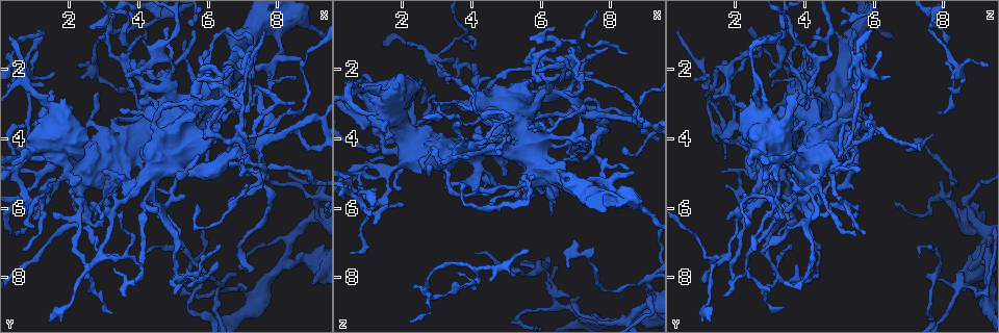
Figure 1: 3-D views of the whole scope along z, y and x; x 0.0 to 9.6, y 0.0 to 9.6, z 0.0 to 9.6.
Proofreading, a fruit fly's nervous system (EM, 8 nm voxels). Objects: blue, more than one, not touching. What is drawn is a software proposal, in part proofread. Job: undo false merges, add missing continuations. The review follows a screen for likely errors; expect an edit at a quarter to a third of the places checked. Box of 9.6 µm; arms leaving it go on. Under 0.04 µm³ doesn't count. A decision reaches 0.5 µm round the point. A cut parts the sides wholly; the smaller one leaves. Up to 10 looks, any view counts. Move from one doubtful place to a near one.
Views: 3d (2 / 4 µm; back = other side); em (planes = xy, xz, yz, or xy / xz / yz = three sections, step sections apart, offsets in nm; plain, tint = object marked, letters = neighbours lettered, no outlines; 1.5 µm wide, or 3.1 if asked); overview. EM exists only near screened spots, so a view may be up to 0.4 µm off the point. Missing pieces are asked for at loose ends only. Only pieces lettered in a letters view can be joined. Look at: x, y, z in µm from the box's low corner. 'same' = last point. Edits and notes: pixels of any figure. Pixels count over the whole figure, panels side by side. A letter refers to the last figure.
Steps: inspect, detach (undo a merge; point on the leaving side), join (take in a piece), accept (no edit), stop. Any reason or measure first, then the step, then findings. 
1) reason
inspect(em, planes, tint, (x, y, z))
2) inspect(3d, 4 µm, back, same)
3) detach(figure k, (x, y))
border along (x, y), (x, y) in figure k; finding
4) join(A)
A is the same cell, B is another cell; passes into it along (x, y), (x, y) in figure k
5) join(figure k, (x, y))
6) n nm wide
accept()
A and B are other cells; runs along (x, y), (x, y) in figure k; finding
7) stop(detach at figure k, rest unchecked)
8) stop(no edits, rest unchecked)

end of a long branch
inspect(3d, 2 µm, (6.70, 3.85, 7.70))

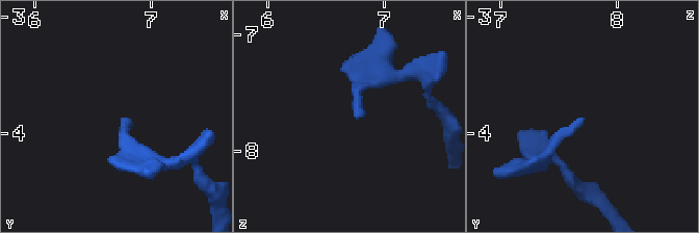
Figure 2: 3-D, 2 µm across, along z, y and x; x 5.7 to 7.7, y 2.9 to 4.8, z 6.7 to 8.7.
need the tissue
inspect(em, planes, tint, (6.74, 3.84, 7.70))

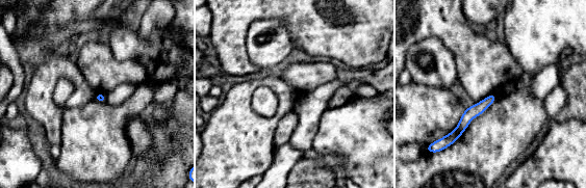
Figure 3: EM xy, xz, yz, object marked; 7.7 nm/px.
inspect(em, planes, letters, same)

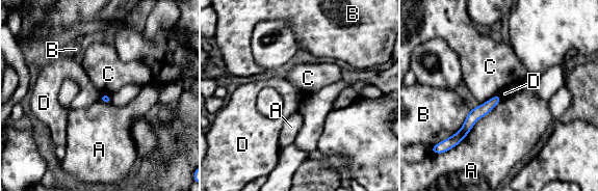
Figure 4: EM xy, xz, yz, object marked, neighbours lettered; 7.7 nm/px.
70 nm wide
accept()
A, B, C and D are other cells; border along (498, 93), (479, 104) in figure 4; no lettered piece goes on from it

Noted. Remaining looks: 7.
four arms meet
inspect(3d, 4 µm, (6.40, 8.30, 8.60))

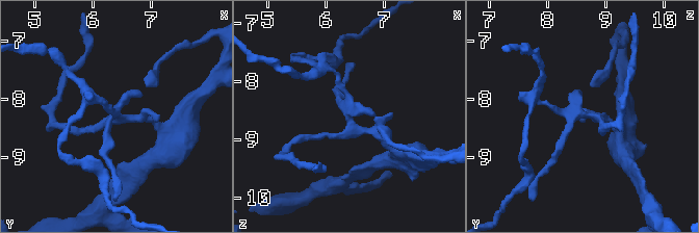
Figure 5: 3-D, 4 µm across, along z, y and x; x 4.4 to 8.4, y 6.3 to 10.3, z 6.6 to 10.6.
inspect(em, yz, step 8, tint, (6.45, 8.30, 8.60))

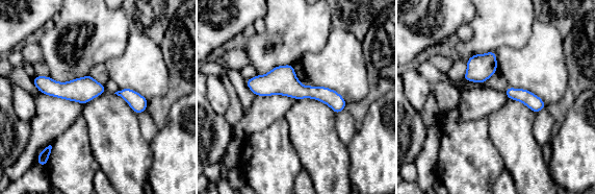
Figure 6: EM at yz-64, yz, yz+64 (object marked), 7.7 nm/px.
cut it another way
inspect(em, planes, letters, same)

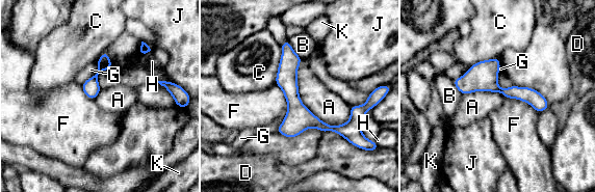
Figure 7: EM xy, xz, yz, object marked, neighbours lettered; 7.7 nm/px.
A touches over 600 nm
accept()
A, B, C, D, F, G, H, J and K are other cells; border along (302, 59), (300, 100), (345, 124) in figure 7; continuous, no second cell

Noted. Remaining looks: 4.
four-way junction
inspect(3d, 4 µm, (0.60, 4.60, 3.35))

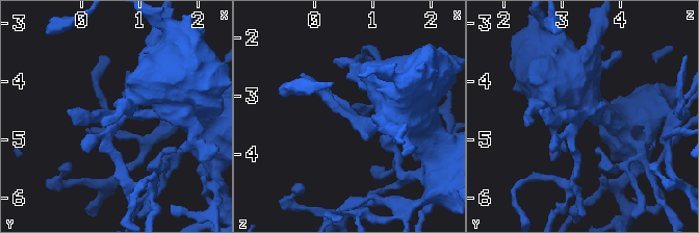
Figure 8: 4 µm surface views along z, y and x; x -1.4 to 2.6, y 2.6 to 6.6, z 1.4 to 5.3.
4 arms; need the tissue
inspect(em, yz, step 8, tint, (0.65, 4.65, 3.30))

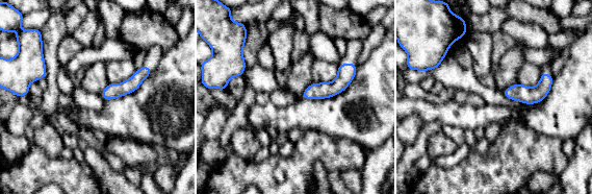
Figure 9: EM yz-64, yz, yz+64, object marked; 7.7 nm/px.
inspect(em, yz, step 8, letters, same)

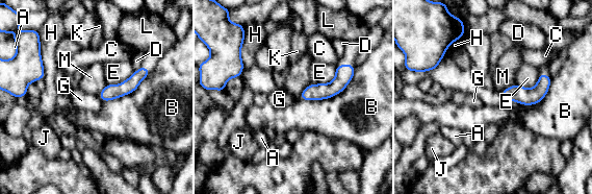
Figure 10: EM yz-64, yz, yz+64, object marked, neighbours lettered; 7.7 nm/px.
accept()
A, B, C, D, E, G, H, J, K, L and M are other cells; border along (310, 82), (298, 96) in figure 10; one cell here

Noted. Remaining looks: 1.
stop(no edits, rest unchecked)

